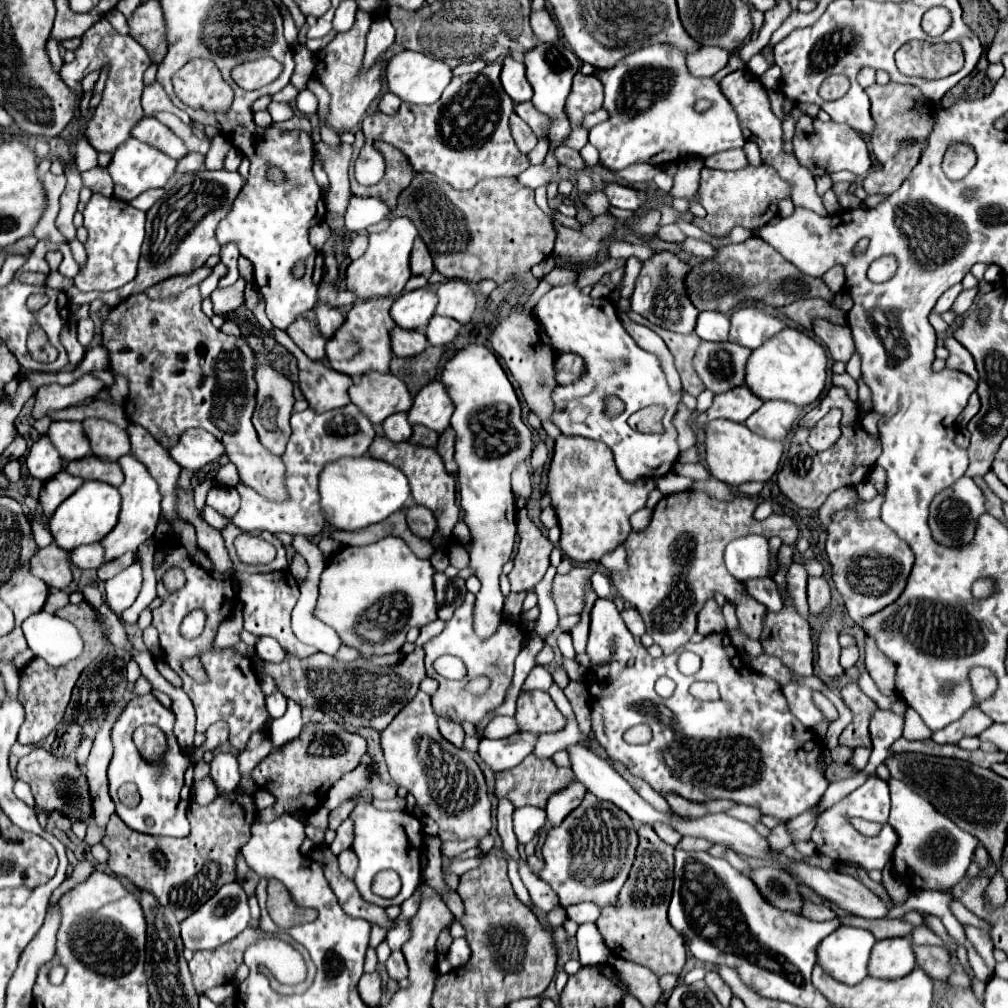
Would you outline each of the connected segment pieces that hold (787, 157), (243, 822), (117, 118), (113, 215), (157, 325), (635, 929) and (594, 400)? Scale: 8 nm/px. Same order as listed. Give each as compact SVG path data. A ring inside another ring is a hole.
M742 69L742 71L734 71L730 75L726 75L722 81L720 81L720 89L722 93L728 97L728 101L736 107L736 113L740 117L740 125L742 125L742 133L748 141L754 141L758 147L760 147L760 153L762 153L762 161L772 165L778 175L782 179L788 179L794 187L792 187L792 201L796 207L804 207L804 209L810 209L810 211L816 211L818 215L830 215L828 211L824 211L824 205L822 205L822 199L816 195L816 183L814 183L814 177L812 173L802 167L798 163L798 159L792 155L792 153L786 153L784 151L784 131L782 131L782 123L780 119L772 113L770 109L770 101L768 101L768 95L766 95L766 89L762 87L762 83L758 81L756 75L752 75L748 69Z
M236 787L228 795L218 795L208 805L192 803L188 807L192 831L188 837L152 837L132 831L116 813L112 813L102 843L110 851L108 865L116 875L128 877L140 891L154 895L168 907L178 921L204 905L224 883L236 879L236 851L248 841L250 827L256 821L254 791Z
M100 19L82 35L82 45L76 49L76 59L70 65L62 65L60 77L74 91L82 93L80 81L94 69L102 69L102 65L110 65L110 81L106 83L100 105L96 107L94 117L86 123L84 135L92 143L96 151L116 151L126 139L132 137L132 129L144 117L140 107L140 95L144 89L144 71L152 65L148 53L140 43L136 43L130 35L118 35L106 19Z
M94 193L88 205L79 202L77 210L84 210L84 227L79 228L77 238L84 245L88 263L80 269L80 275L74 279L74 285L80 291L114 291L124 287L136 277L136 265L140 259L140 247L144 241L144 221L146 213L132 207L130 203L124 203L116 197L106 197L100 193Z
M198 285L166 299L148 299L146 293L132 295L108 313L102 333L104 347L110 351L110 369L126 375L130 381L130 395L124 401L124 411L128 415L130 401L132 423L142 425L164 449L174 447L186 429L202 427L224 445L226 455L238 467L244 485L274 503L284 503L284 499L288 499L288 491L284 491L284 463L280 457L262 447L250 421L256 407L256 353L242 335L226 335L212 325L202 311L202 295Z
M650 825L638 827L640 845L628 881L620 891L620 907L602 907L596 925L612 955L652 969L656 975L680 975L686 961L684 937L668 921L668 903L674 883L674 847L664 843Z
M576 283L554 287L548 291L534 309L536 319L546 329L552 345L558 353L576 353L584 359L584 373L570 385L558 385L552 393L556 411L552 423L560 427L564 435L582 435L606 443L612 453L620 475L626 481L640 477L660 477L672 471L680 449L678 431L672 425L672 417L682 401L682 391L674 393L662 371L658 355L644 351L622 327L616 306L609 298L594 299L584 295ZM616 395L624 403L624 411L618 417L608 417L604 411L606 397ZM648 405L664 405L664 433L636 433L626 419Z

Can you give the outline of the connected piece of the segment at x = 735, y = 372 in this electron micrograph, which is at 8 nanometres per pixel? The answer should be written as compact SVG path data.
M702 341L696 349L694 367L712 393L724 393L744 385L744 365L748 363L748 347L736 343Z

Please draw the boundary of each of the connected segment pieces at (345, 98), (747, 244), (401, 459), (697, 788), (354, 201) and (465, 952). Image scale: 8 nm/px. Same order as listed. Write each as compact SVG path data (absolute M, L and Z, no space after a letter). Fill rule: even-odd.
M358 11L356 23L350 31L338 33L332 43L328 43L322 51L314 55L314 77L324 85L324 89L330 93L330 105L326 115L326 125L338 133L344 131L356 131L360 123L366 117L366 111L370 103L380 95L382 91L382 69L384 69L384 57L380 55L376 63L362 71L364 65L364 47L366 47L366 35L370 31L372 17Z
M750 237L738 245L726 245L718 249L714 259L708 259L700 265L694 265L688 279L688 297L692 299L698 311L732 311L744 299L762 301L774 307L784 307L798 299L822 297L826 301L832 299L830 289L818 277L804 275L798 267L788 263L776 249L772 249L764 239Z
M376 435L376 439L372 441L370 445L370 451L368 451L370 457L374 459L382 459L382 461L388 461L392 465L396 465L398 469L402 469L410 481L410 489L412 489L412 497L418 505L424 505L428 507L436 521L438 521L438 529L436 529L436 535L431 538L430 543L435 550L445 550L446 547L439 547L447 544L446 539L450 539L454 525L456 521L460 519L460 509L456 505L456 483L454 479L448 475L448 471L444 469L444 463L438 455L436 449L432 447L416 447L412 443L392 443L388 437L384 435Z
M598 599L590 611L590 639L586 647L588 657L596 665L594 671L588 673L588 691L592 695L592 729L596 731L598 743L608 751L610 757L620 759L630 773L650 783L658 793L676 793L680 797L692 801L710 801L710 799L730 799L734 803L744 803L760 809L762 815L770 815L778 821L788 821L802 815L808 809L814 809L830 781L820 769L820 761L824 749L810 729L802 727L800 721L790 713L788 703L780 685L762 675L748 665L744 665L738 657L736 647L732 645L726 633L706 635L700 643L690 643L672 655L662 655L660 659L652 659L644 645L640 645L633 635L630 635L620 611L608 599ZM616 639L616 651L610 651L610 641ZM684 649L692 649L702 659L702 667L696 675L684 677L676 669L676 659ZM628 659L634 659L634 665L628 665ZM660 675L666 675L676 681L676 691L672 697L664 699L656 695L654 683ZM694 681L712 681L720 689L718 701L700 701L690 695L690 685ZM636 723L648 723L652 727L652 741L646 745L628 745L622 735Z
M352 197L346 209L346 229L348 231L364 231L370 225L380 223L388 215L388 207L384 201L376 197Z
M454 939L450 951L448 951L448 959L452 963L452 969L458 969L462 965L466 965L471 955L471 949L466 939Z

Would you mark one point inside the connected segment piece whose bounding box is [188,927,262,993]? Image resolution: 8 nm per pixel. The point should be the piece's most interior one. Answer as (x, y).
(212, 968)

